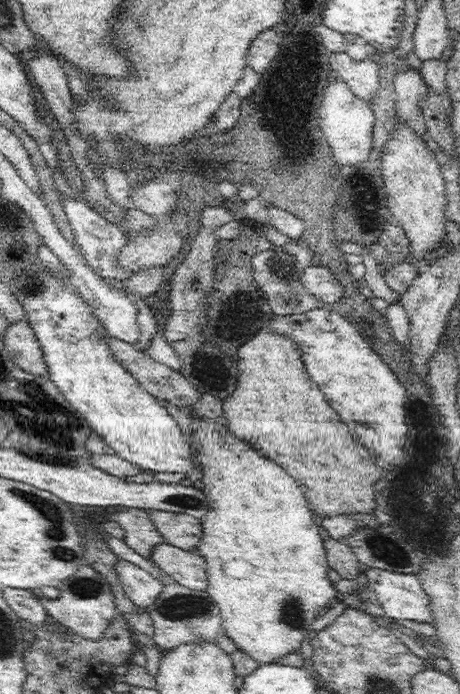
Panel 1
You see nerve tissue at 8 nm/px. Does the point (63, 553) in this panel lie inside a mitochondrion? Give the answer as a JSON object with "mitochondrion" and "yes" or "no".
{"mitochondrion":"yes"}

